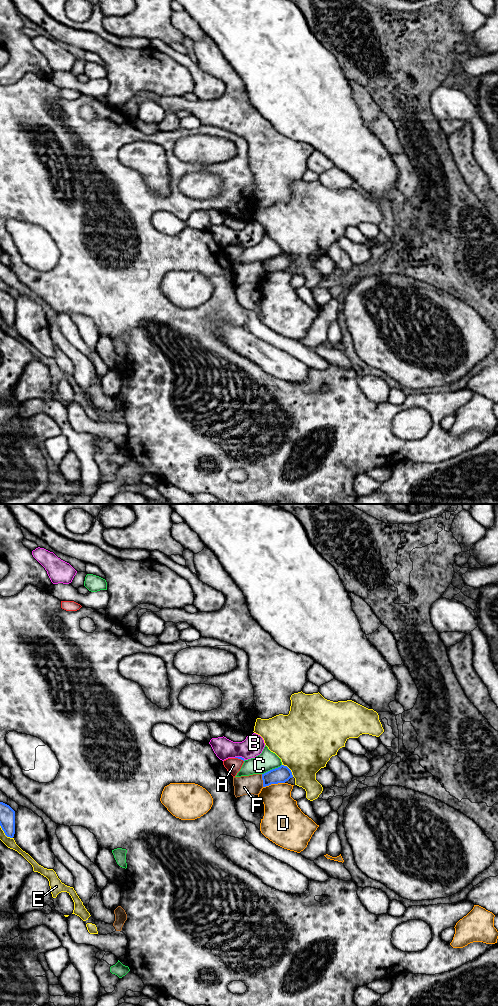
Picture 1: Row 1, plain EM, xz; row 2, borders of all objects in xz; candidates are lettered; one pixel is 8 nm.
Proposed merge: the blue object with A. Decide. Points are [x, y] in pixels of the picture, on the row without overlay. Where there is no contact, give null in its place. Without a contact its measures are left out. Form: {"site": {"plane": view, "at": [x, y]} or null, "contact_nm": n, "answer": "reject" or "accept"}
{"site": {"plane": "xz", "at": [239, 246]}, "contact_nm": 80, "answer": "reject"}

